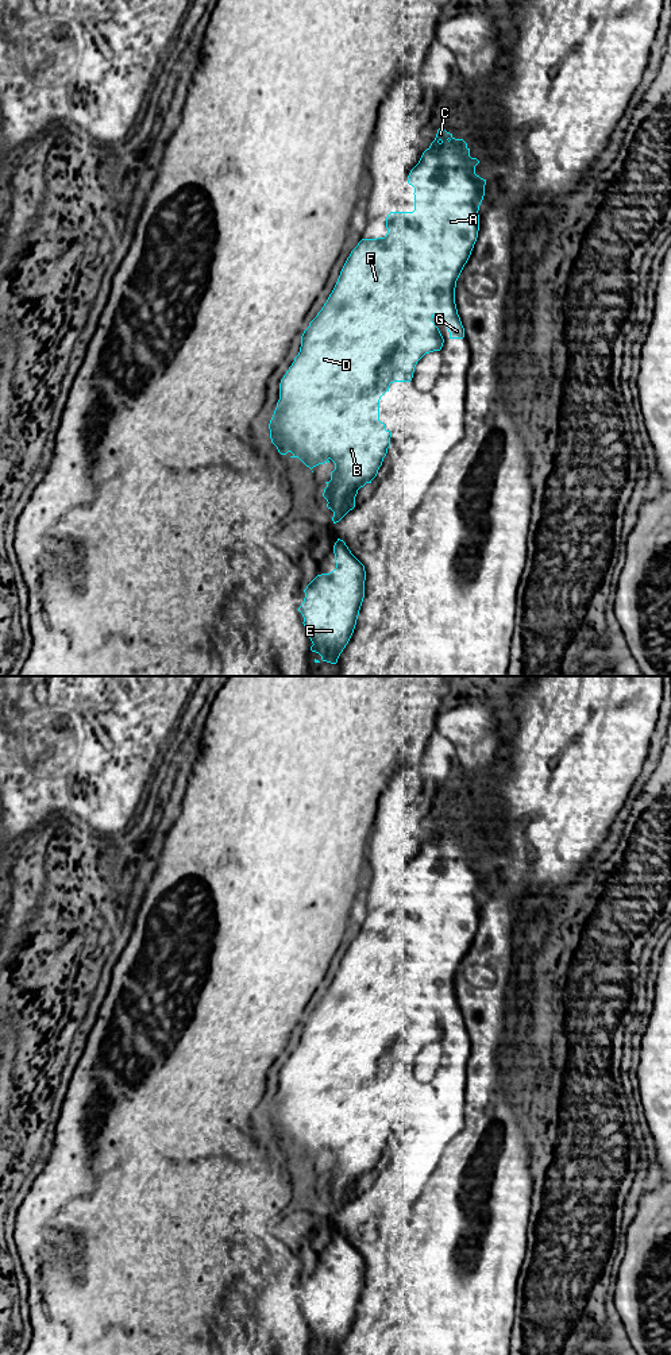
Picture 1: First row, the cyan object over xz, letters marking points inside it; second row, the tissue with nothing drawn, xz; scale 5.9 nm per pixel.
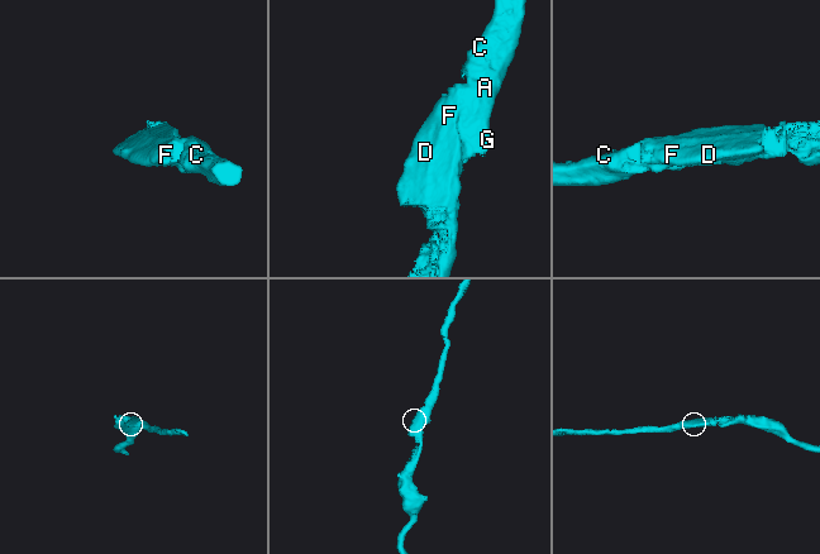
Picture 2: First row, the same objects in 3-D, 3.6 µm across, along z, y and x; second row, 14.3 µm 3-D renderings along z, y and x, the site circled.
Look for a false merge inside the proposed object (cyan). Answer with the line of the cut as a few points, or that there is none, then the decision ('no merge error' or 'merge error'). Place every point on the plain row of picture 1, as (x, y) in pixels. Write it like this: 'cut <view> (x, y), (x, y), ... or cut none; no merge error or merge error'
cut none; no merge error

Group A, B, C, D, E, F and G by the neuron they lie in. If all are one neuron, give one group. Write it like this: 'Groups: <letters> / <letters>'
Groups: A B C D E F G

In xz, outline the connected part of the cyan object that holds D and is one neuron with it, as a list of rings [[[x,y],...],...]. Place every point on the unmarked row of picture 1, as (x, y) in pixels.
[[[443,817],[437,821],[435,831],[423,844],[419,854],[410,861],[408,866],[408,875],[414,879],[414,902],[413,903],[390,903],[386,908],[387,924],[385,929],[377,930],[362,930],[358,937],[351,942],[347,949],[338,973],[329,985],[327,993],[317,1004],[317,1007],[309,1014],[309,1018],[301,1027],[301,1038],[294,1053],[284,1066],[279,1074],[279,1090],[277,1099],[270,1111],[270,1130],[277,1138],[281,1146],[292,1143],[290,1149],[298,1149],[311,1161],[319,1155],[335,1154],[335,1161],[331,1163],[331,1171],[325,1173],[323,1188],[327,1190],[327,1198],[333,1202],[333,1215],[339,1213],[350,1201],[355,1198],[355,1188],[358,1181],[377,1167],[379,1158],[382,1157],[383,1149],[390,1138],[392,1123],[385,1120],[385,1115],[379,1112],[379,1090],[389,1082],[389,1077],[393,1073],[410,1073],[413,1069],[414,1058],[417,1053],[429,1043],[440,1042],[444,1030],[439,1019],[432,1012],[436,1005],[439,1011],[447,1014],[450,1030],[463,1030],[464,1019],[458,1005],[455,995],[455,978],[456,972],[467,954],[479,922],[479,896],[485,887],[486,870],[475,865],[475,857],[479,854],[477,849],[470,848],[470,839],[463,830],[455,830],[452,825],[447,823]]]

